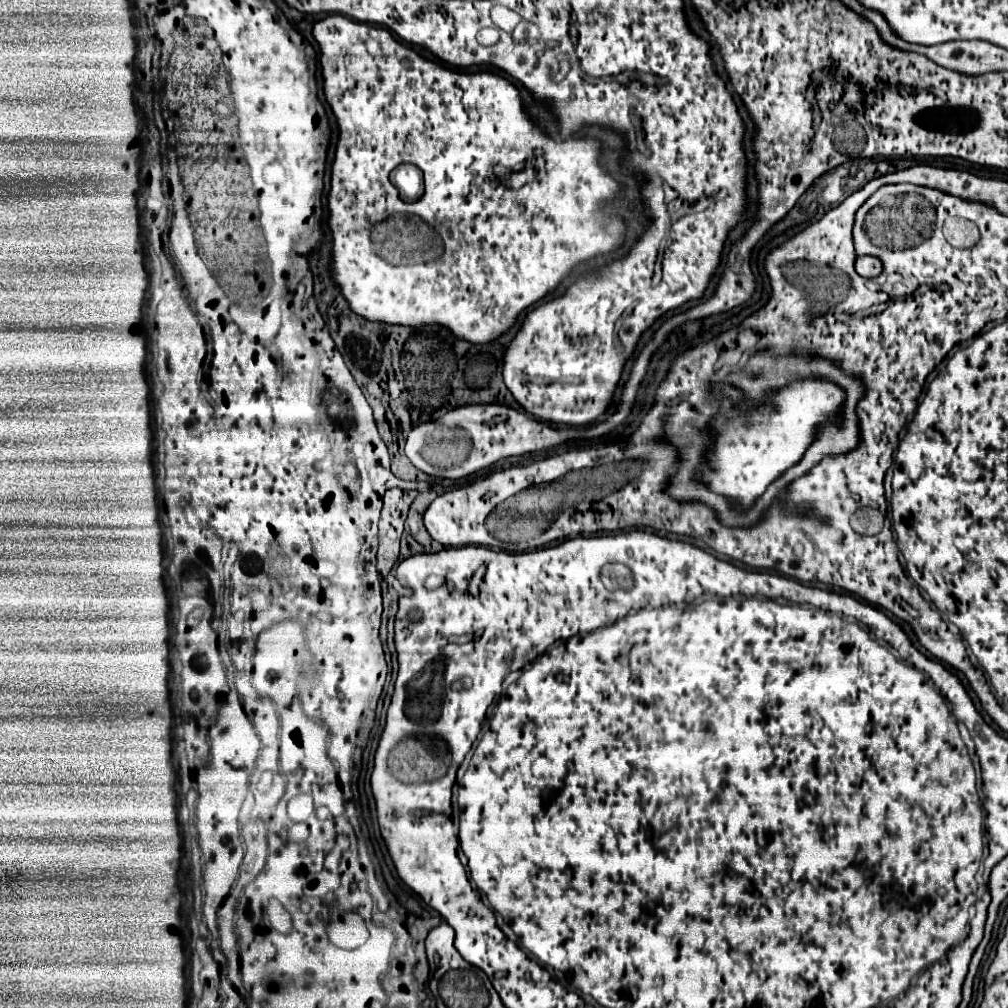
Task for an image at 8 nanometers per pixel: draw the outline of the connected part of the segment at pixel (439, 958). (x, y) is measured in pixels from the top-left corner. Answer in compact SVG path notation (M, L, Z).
M447 923L433 927L425 939L427 959L431 965L429 989L433 993L437 993L439 979L441 975L445 975L445 971L459 971L463 967L469 967L469 963L453 947L453 939L455 939L455 931Z

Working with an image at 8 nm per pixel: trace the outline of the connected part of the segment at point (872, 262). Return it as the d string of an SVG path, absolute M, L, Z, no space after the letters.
M857 257L855 271L863 277L877 277L881 273L881 263L877 257Z

